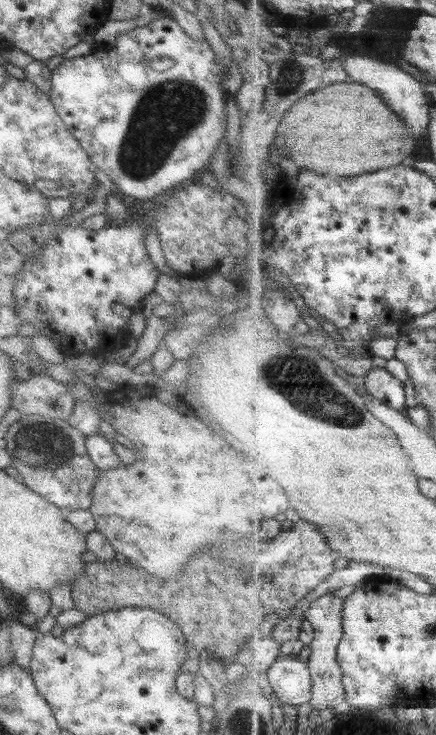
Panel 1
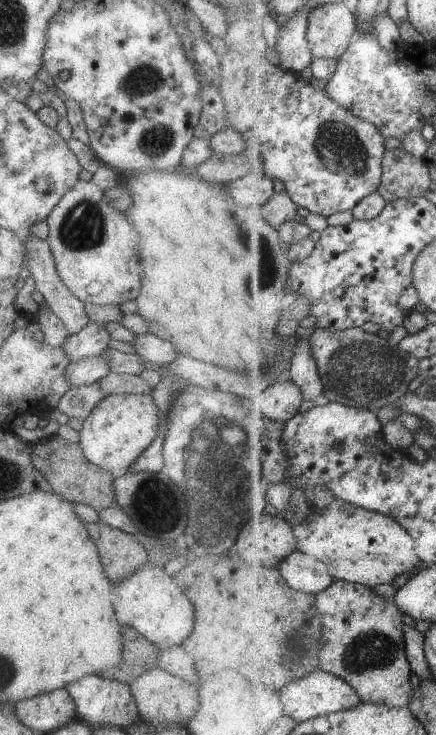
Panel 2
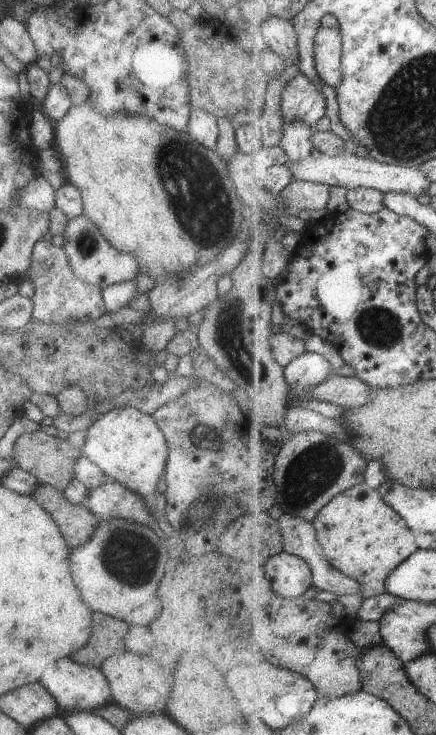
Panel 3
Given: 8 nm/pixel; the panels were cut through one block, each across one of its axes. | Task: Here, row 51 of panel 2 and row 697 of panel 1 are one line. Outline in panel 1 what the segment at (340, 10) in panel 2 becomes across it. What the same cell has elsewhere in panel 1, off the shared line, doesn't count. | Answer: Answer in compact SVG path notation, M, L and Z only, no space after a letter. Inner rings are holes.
M335 592L325 594L311 603L304 612L306 620L311 622L314 630L314 638L309 644L311 655L308 664L313 680L313 696L310 706L315 710L325 713L331 708L336 710L345 703L345 683L343 683L343 669L338 661L338 646L343 640L345 630L343 626L343 609L345 609L345 599L337 597Z

